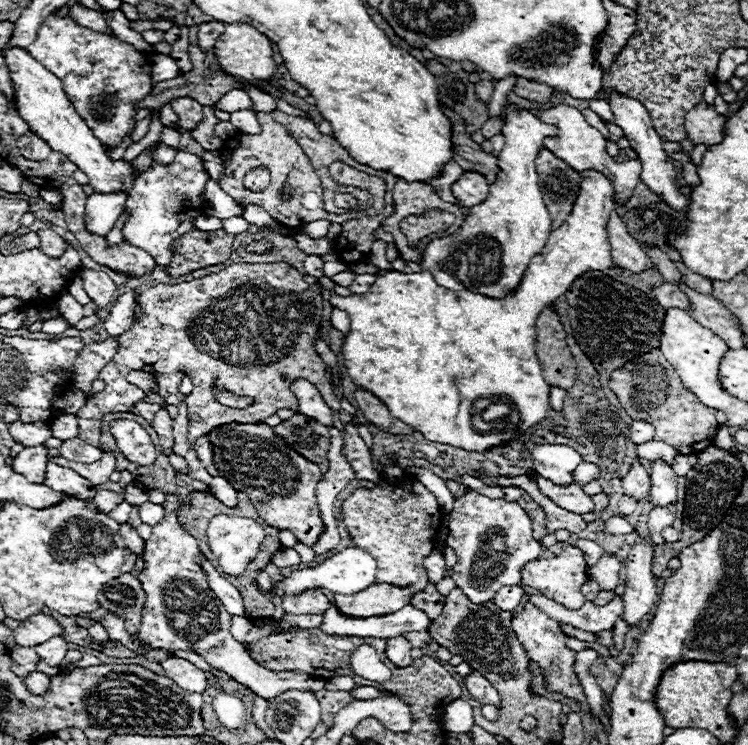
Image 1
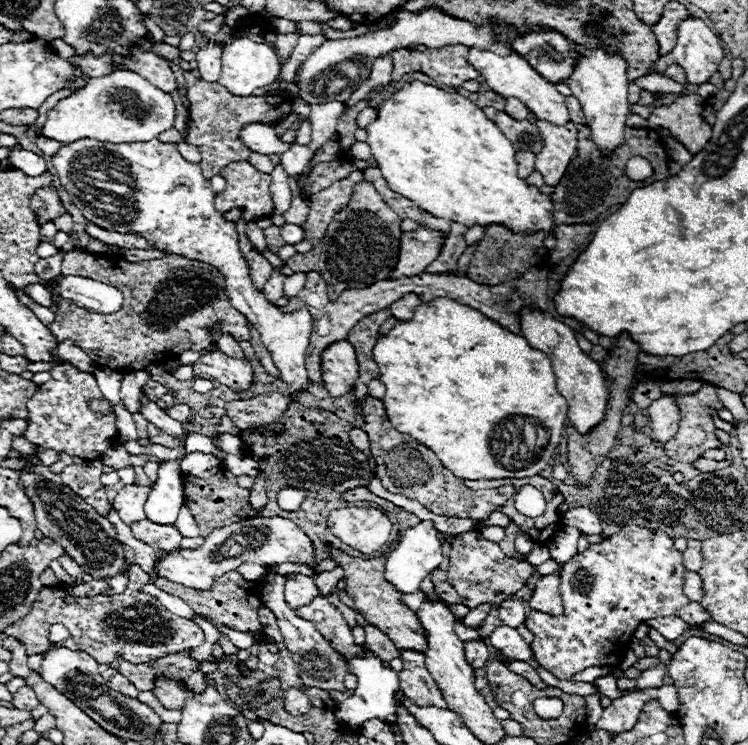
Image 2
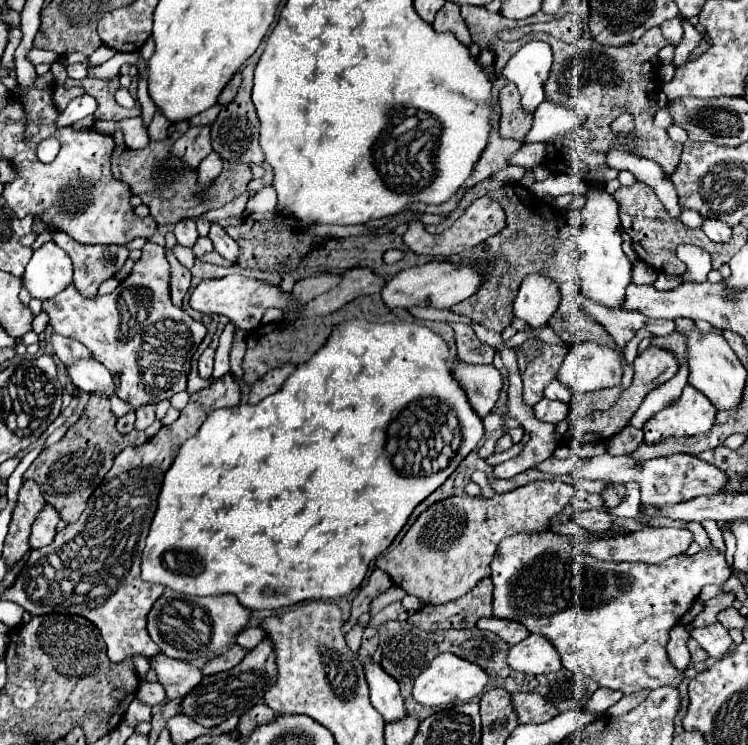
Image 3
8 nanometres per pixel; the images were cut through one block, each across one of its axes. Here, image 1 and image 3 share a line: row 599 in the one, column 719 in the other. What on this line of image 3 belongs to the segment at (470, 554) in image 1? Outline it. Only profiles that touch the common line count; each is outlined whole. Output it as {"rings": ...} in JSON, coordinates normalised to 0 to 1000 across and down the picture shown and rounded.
{"rings":[[[802,609],[778,623],[778,628],[765,634],[773,642],[786,642],[781,636],[791,636],[791,644],[805,644],[810,650],[837,650],[850,647],[858,658],[858,677],[882,682],[893,677],[909,677],[920,674],[930,666],[955,666],[968,658],[973,650],[973,636],[949,620],[936,617],[930,609],[896,609],[864,620],[853,620],[842,612],[818,612],[818,609]]]}

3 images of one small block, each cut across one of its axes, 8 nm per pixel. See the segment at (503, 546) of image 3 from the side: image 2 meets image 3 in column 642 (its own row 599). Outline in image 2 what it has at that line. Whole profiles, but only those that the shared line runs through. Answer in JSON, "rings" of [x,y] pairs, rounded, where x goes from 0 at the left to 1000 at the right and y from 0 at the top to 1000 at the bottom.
{"rings":[[[845,703],[802,730],[789,730],[786,738],[751,757],[749,795],[754,824],[735,827],[711,819],[701,835],[714,851],[711,872],[717,886],[743,910],[762,913],[781,897],[813,894],[813,881],[818,891],[826,891],[845,848],[866,830],[906,827],[922,840],[952,832],[933,808],[914,800],[914,768],[912,744],[885,711]]]}

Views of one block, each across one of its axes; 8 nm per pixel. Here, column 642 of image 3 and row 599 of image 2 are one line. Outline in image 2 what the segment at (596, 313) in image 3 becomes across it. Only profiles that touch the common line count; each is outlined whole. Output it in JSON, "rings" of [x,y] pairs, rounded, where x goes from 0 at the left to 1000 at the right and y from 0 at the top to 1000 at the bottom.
{"rings":[[[425,800],[425,805],[420,805],[417,811],[404,813],[398,819],[398,827],[420,835],[425,848],[430,848],[433,859],[447,864],[447,872],[455,875],[460,883],[468,886],[468,881],[484,881],[484,870],[476,867],[468,840],[433,800]]]}

